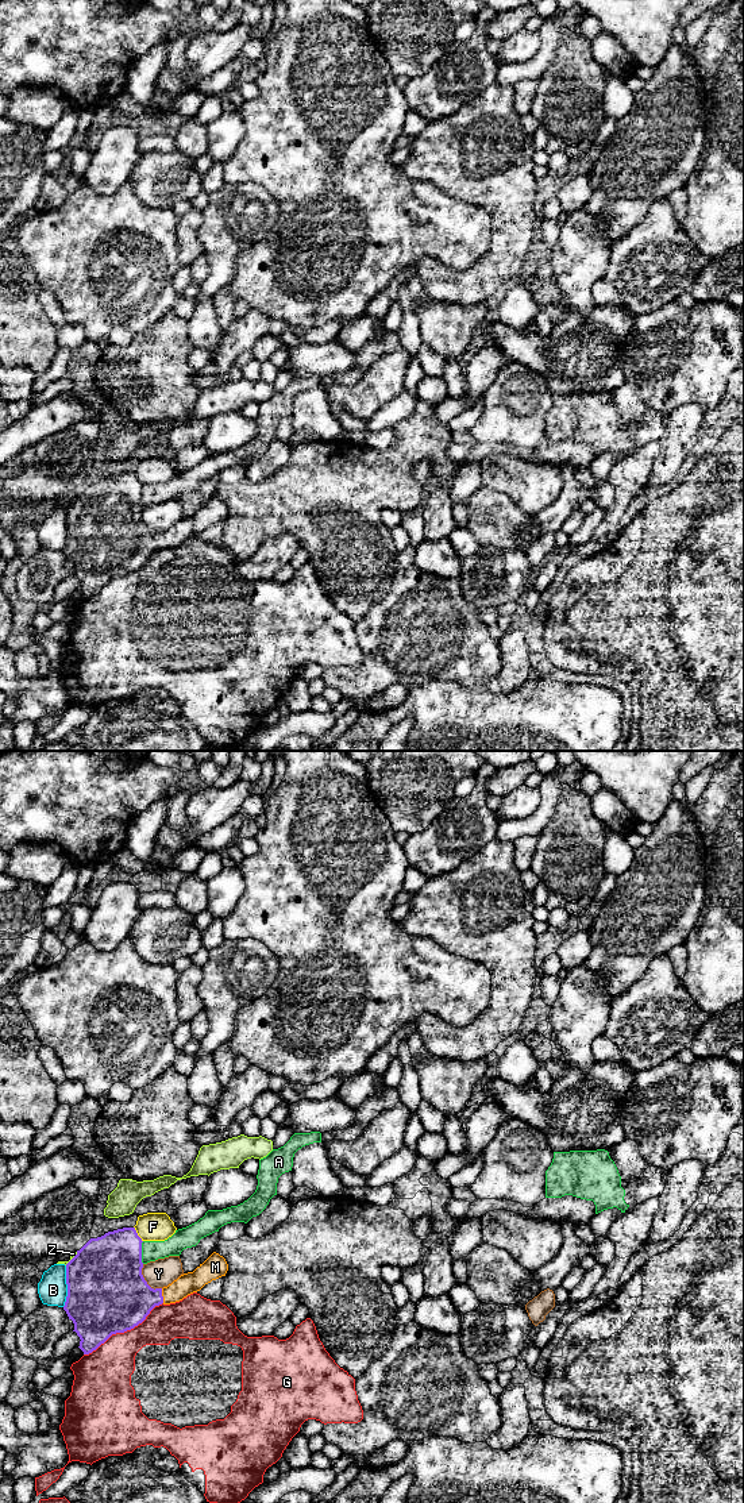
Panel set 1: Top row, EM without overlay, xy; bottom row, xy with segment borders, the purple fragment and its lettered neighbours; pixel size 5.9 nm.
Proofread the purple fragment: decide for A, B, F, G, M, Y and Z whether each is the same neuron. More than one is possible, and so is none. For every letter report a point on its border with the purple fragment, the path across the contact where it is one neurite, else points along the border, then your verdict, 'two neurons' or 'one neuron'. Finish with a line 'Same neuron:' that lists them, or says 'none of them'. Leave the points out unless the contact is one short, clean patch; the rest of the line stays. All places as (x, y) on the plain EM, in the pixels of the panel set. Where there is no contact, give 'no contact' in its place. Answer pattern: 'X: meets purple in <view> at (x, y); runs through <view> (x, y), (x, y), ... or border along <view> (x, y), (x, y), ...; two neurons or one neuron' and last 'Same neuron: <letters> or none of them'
A: meets purple in xy at (141, 496); two neurons
B: meets purple in xy at (68, 530); two neurons
F: meets purple in xy at (137, 478); two neurons
G: meets purple in xy at (123, 575); two neurons
M: meets purple in xy at (161, 539); runs through xy (119, 542), (154, 542), (161, 539), (172, 538), (188, 527); one neuron
Y: meets purple in xy at (145, 524); two neurons
Z: meets purple in xy at (72, 503); two neurons
Same neuron: M

